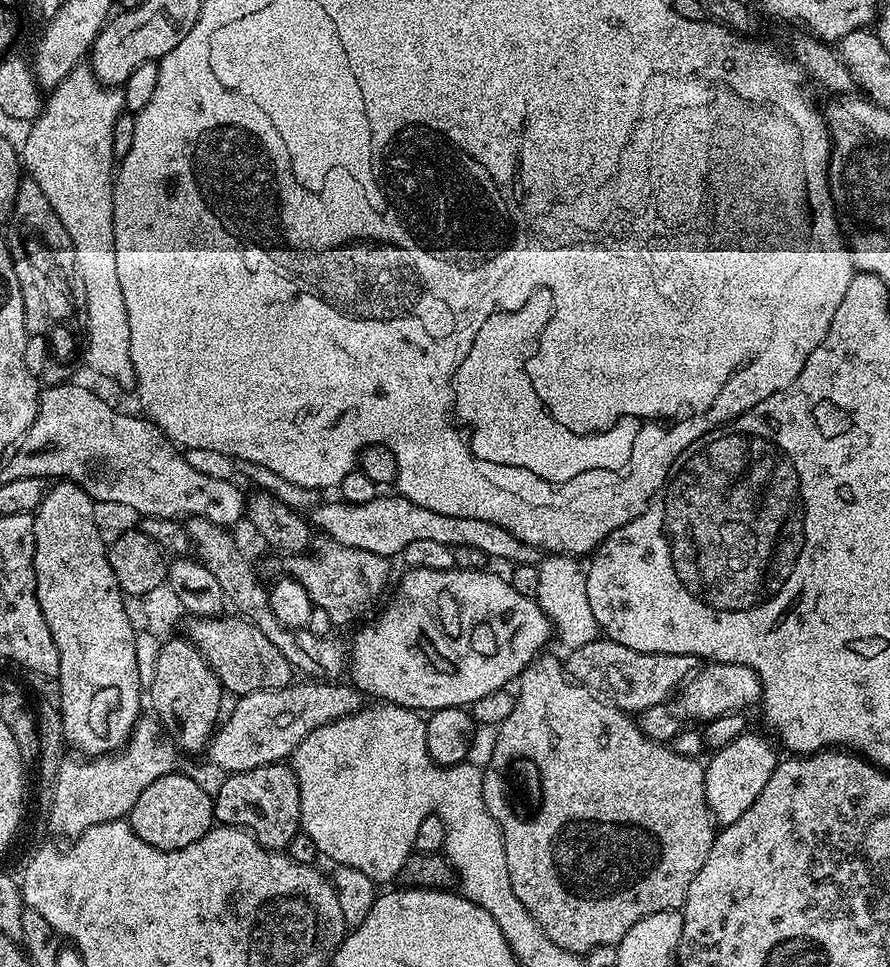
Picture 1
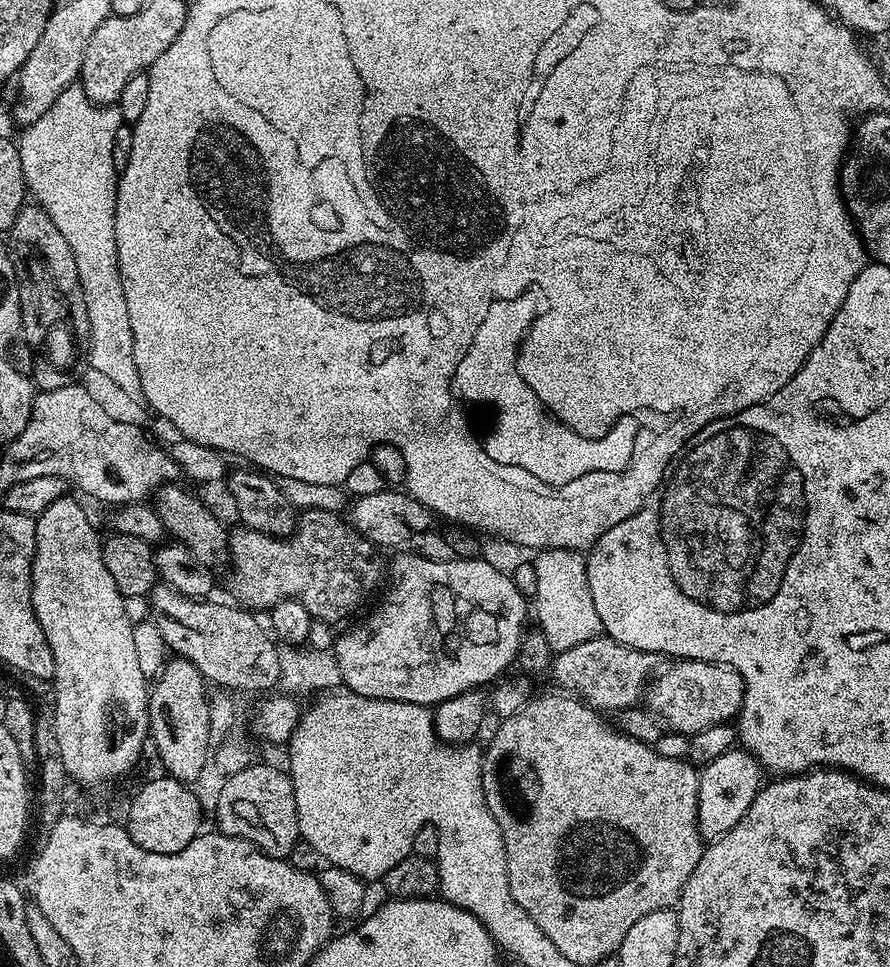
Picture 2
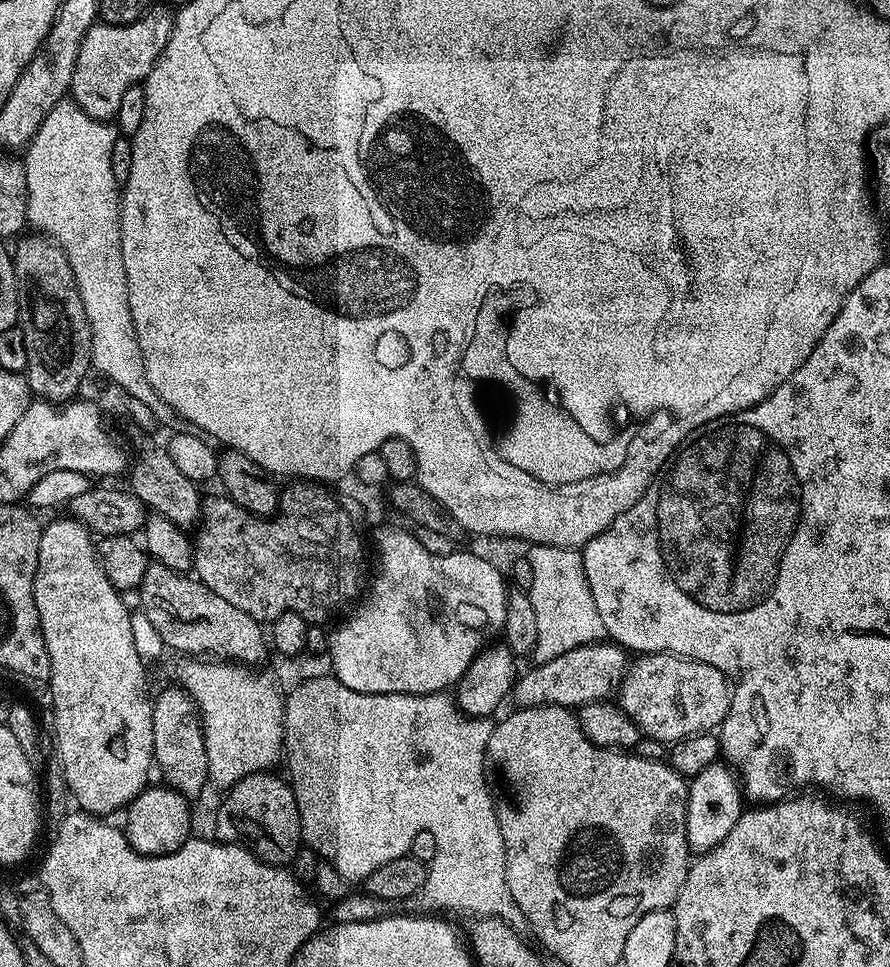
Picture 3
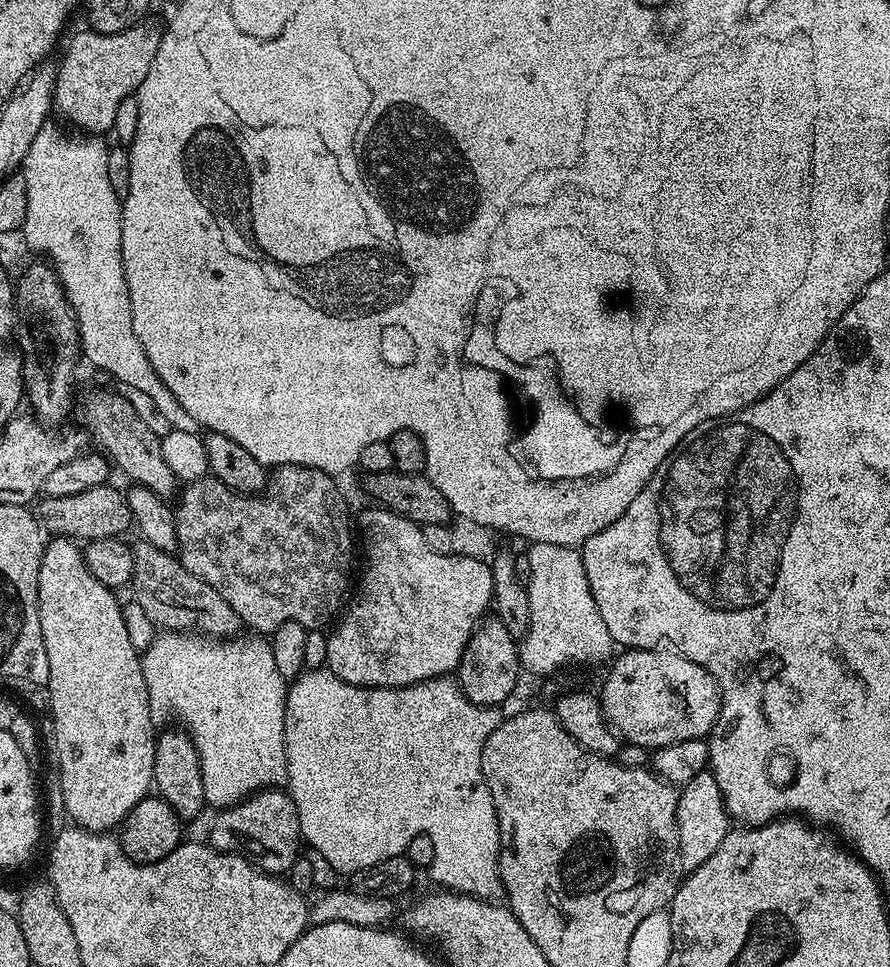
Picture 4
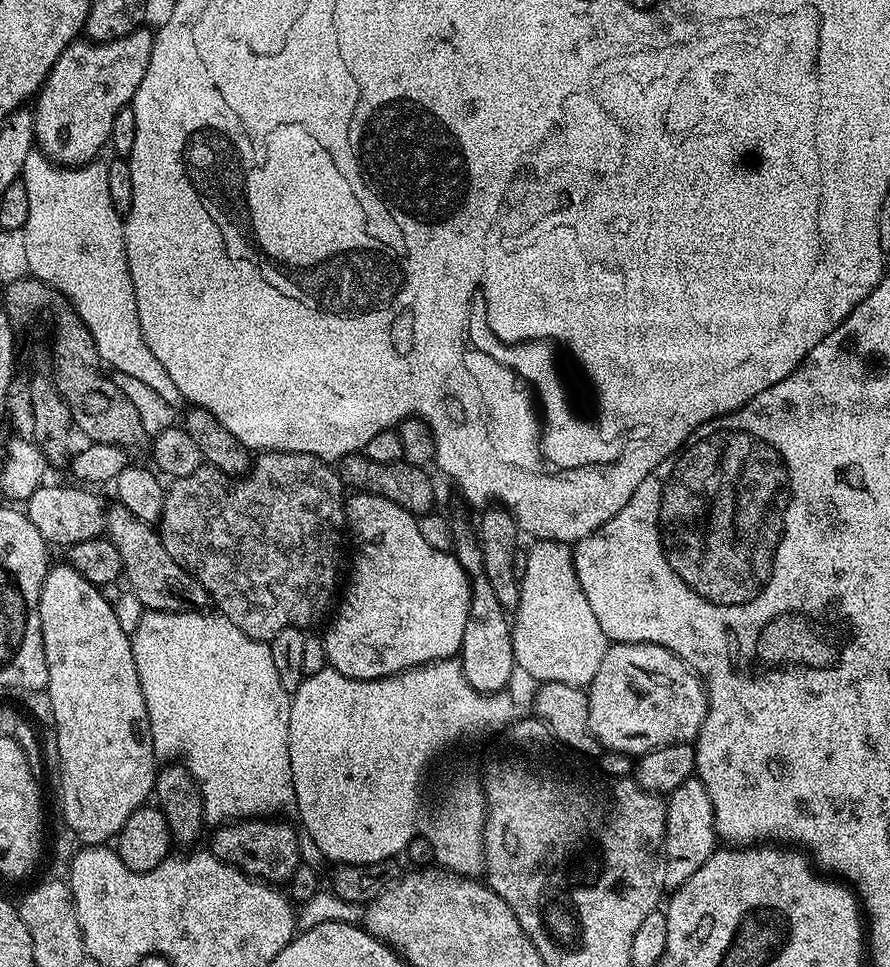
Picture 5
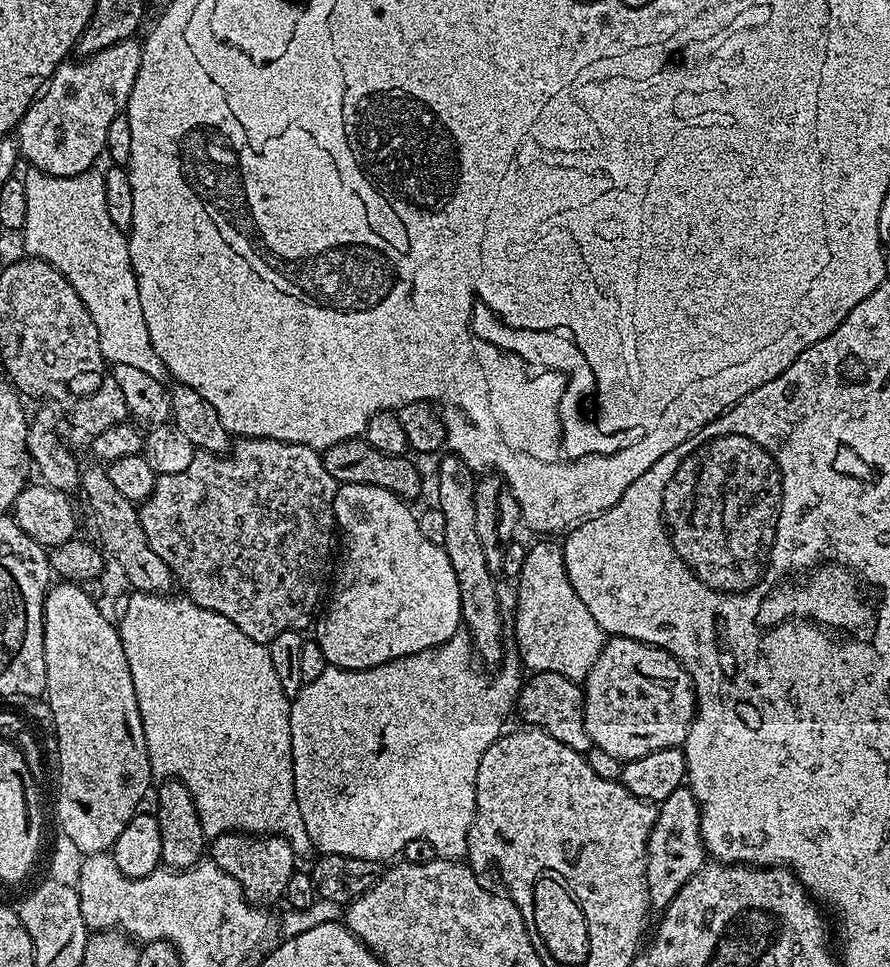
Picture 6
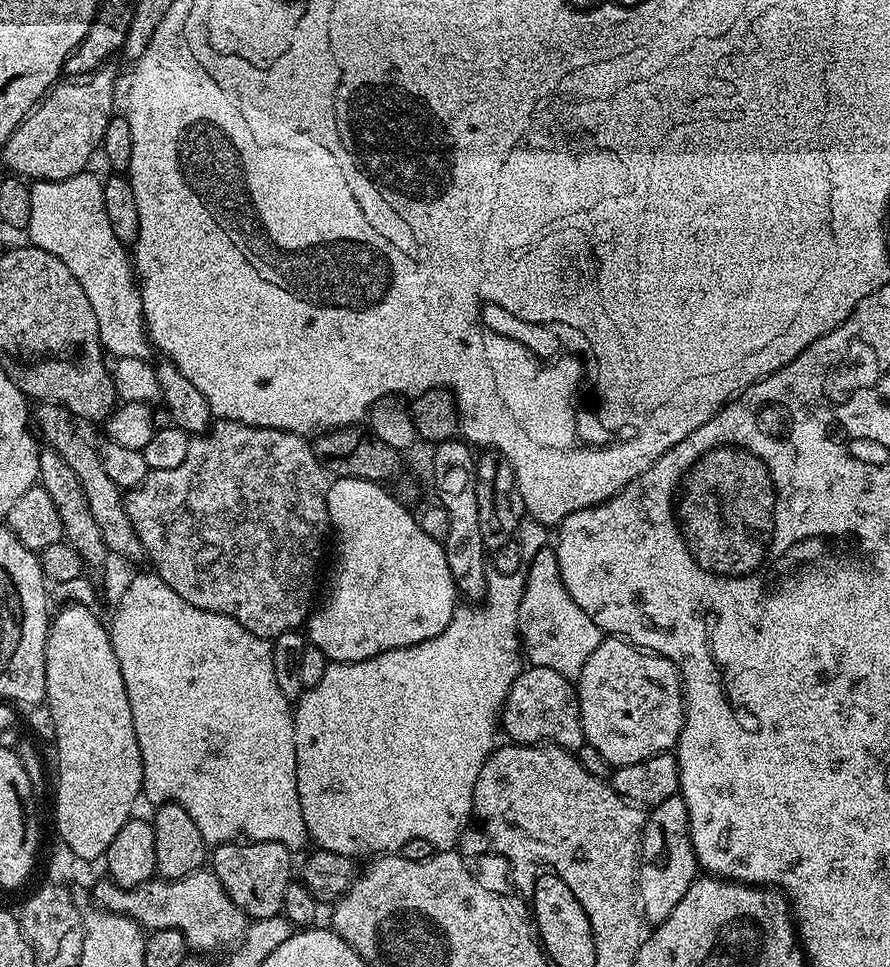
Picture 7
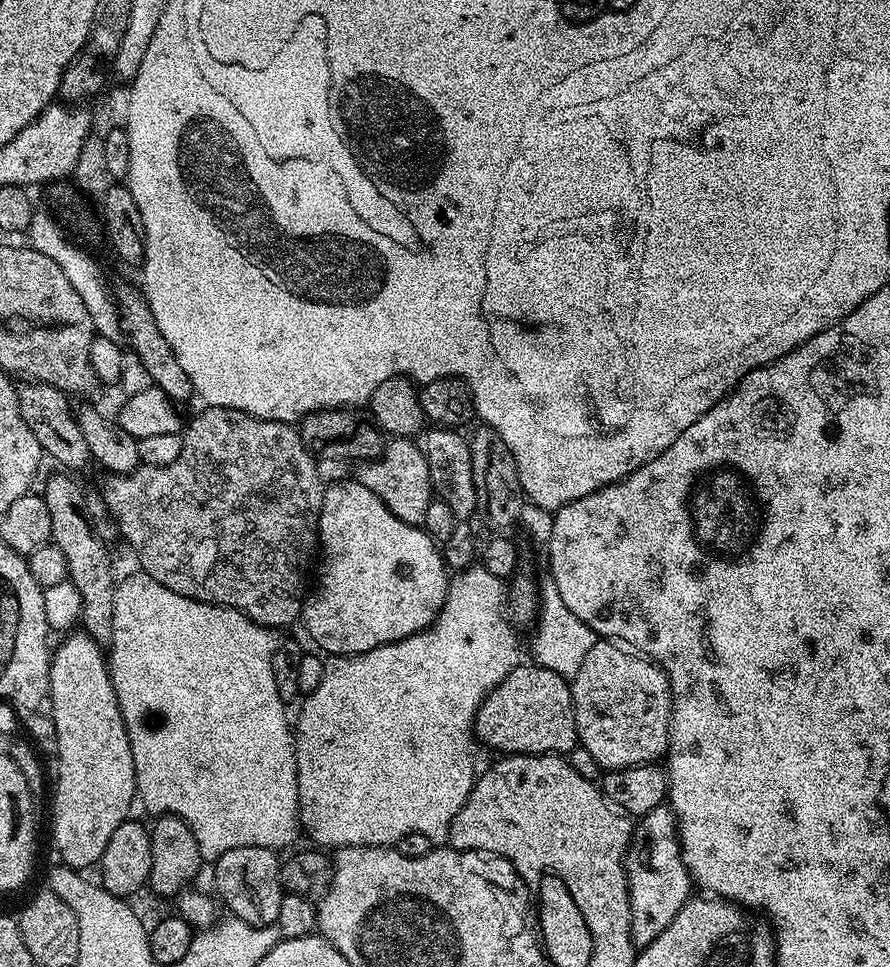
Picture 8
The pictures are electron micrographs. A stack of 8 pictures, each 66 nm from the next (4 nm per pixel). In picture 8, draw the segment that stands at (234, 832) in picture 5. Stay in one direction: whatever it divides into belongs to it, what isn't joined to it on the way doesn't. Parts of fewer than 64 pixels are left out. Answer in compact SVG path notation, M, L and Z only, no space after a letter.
M238 846L238 850L226 850L214 862L216 868L216 892L219 903L229 909L231 915L236 916L242 922L250 922L250 926L266 926L275 924L278 918L278 906L282 906L282 898L286 895L284 888L280 885L281 857L273 849L262 846Z

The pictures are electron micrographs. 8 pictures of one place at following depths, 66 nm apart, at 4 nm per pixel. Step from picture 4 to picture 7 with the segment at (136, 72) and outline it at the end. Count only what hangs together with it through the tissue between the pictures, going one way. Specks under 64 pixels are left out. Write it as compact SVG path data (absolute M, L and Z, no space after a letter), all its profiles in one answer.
M100 68L89 80L66 80L49 91L2 145L9 173L29 182L69 180L85 171L92 155L95 152L97 155L106 126L114 115L116 72L112 68Z

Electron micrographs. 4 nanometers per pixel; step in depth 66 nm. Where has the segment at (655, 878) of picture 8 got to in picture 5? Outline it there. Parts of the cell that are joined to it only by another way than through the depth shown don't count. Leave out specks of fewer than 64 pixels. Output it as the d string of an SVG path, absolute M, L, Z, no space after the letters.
M698 778L682 782L678 790L667 793L666 834L662 849L662 880L669 889L675 890L687 882L690 874L710 858L710 854L718 847L716 823L714 822L714 806L710 802L710 794L706 794L706 786Z

